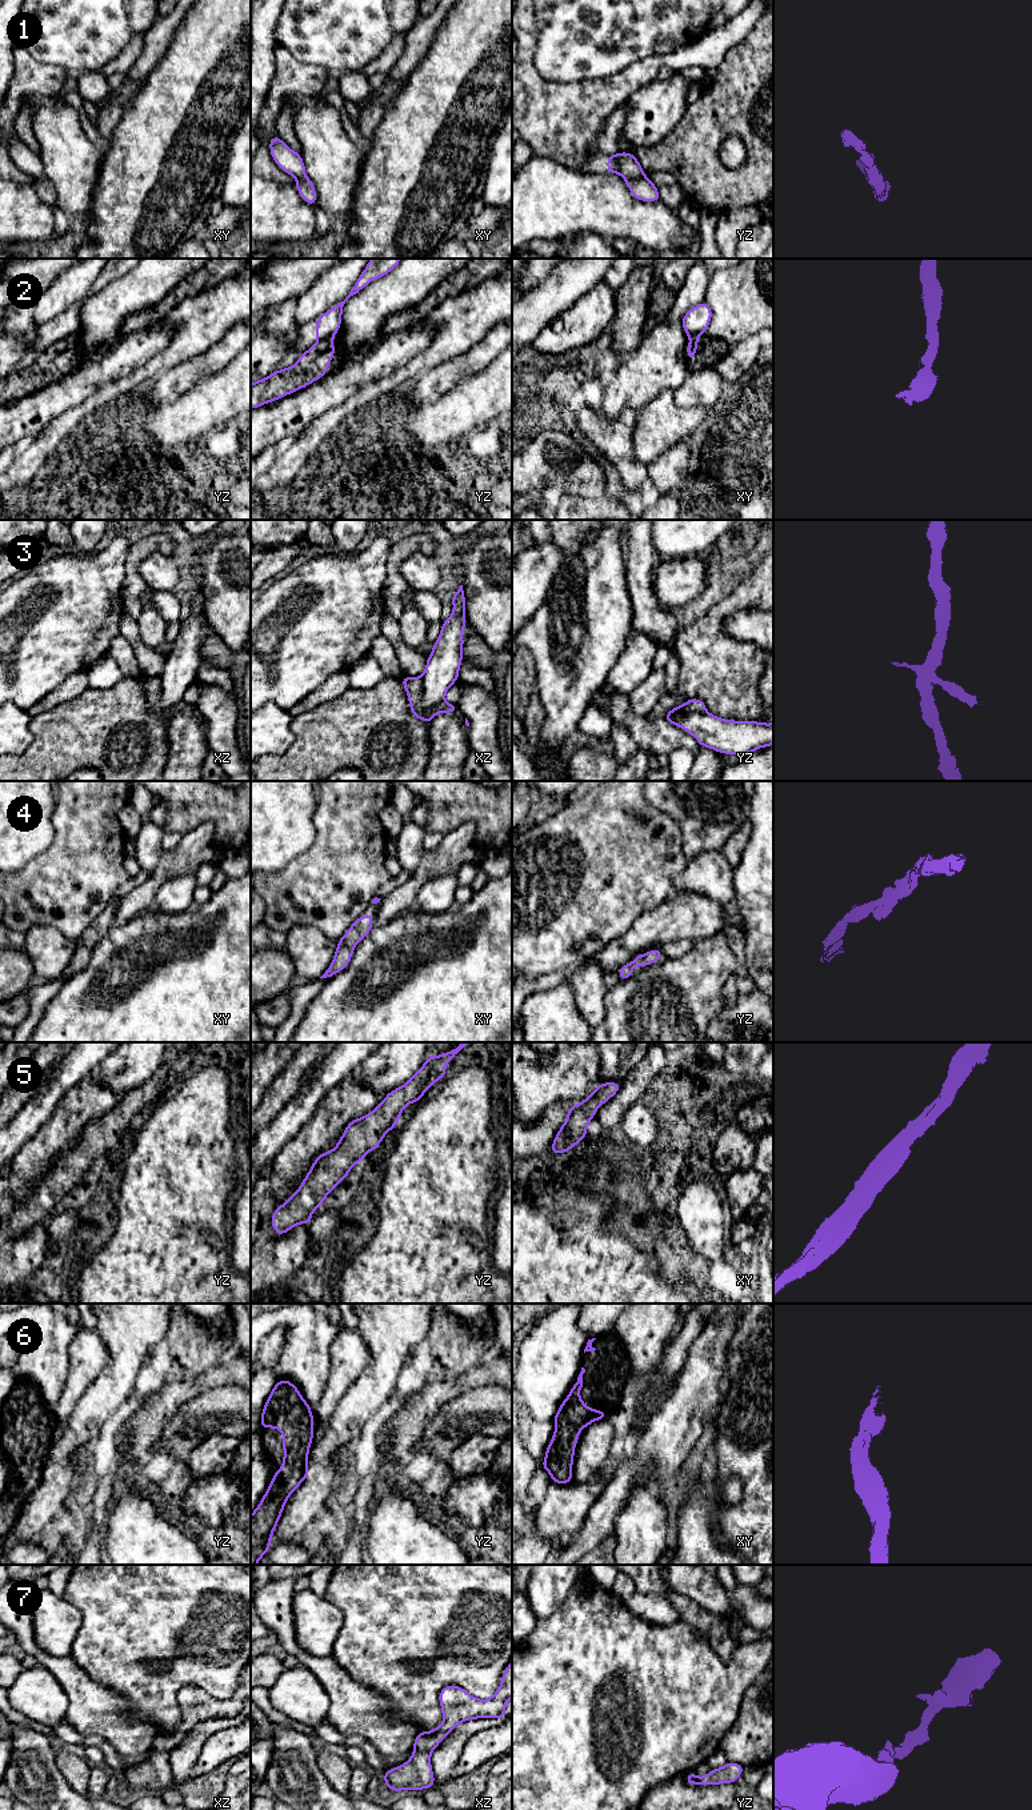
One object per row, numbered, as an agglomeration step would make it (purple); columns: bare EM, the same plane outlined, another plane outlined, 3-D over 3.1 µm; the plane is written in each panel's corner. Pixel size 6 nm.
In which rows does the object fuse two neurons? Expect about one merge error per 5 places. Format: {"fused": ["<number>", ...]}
{"fused": ["2", "3"]}

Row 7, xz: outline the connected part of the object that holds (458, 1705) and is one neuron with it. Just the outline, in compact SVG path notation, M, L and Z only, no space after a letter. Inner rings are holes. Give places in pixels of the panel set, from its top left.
M512 1659L501 1675L501 1685L488 1699L472 1697L465 1689L447 1685L439 1693L443 1723L431 1731L419 1731L411 1758L384 1771L384 1786L395 1793L423 1790L435 1786L431 1754L459 1723L477 1719L505 1717L507 1702L512 1698Z

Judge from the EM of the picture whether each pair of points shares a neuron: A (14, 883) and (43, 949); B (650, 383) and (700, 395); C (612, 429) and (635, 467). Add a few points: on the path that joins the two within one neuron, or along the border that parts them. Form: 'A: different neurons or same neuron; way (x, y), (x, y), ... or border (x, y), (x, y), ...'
A: different neurons; border (24, 933), (35, 925), (51, 925), (64, 934)
B: different neurons; border (691, 371), (674, 391)
C: same neuron; way (612, 439), (626, 457)

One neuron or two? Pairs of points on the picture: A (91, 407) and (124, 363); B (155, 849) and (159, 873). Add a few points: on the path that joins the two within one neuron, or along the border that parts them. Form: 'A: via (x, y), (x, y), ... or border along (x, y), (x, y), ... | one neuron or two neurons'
A: border along (108, 384), (98, 388), (82, 403) | two neurons
B: border along (162, 856), (158, 865), (150, 873) | two neurons

